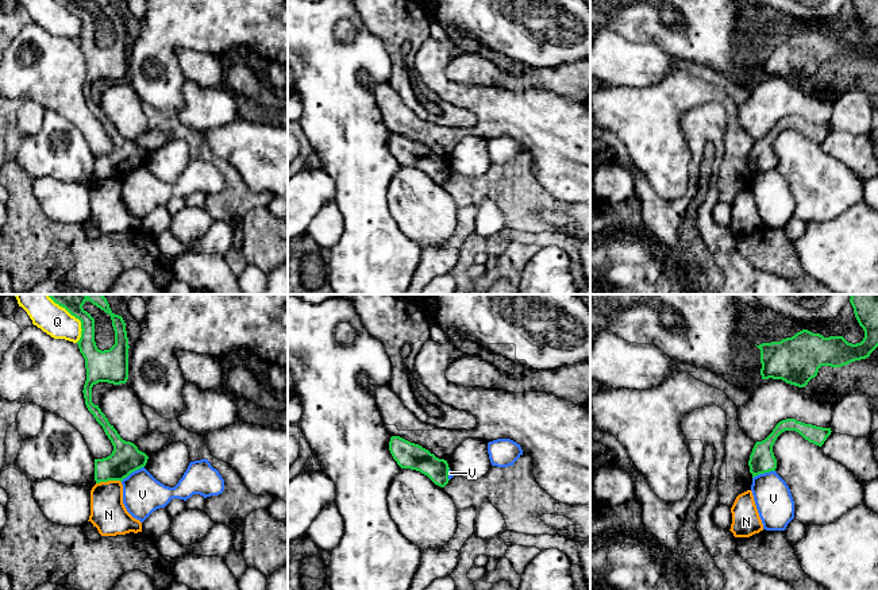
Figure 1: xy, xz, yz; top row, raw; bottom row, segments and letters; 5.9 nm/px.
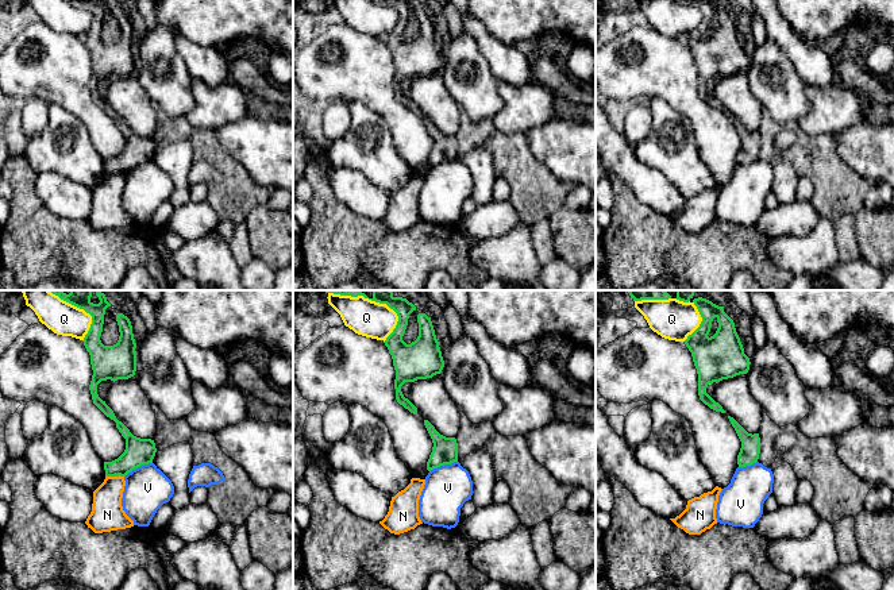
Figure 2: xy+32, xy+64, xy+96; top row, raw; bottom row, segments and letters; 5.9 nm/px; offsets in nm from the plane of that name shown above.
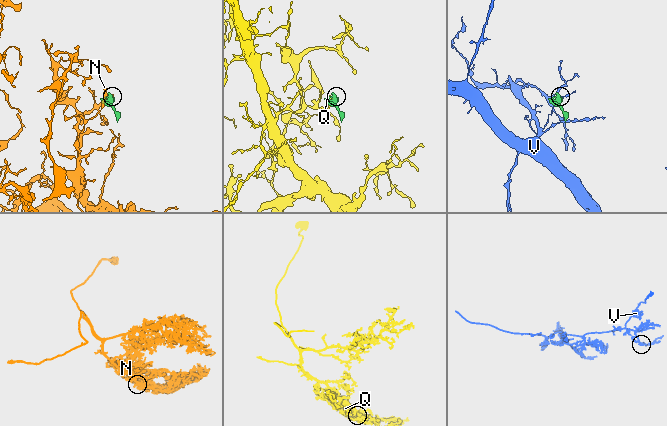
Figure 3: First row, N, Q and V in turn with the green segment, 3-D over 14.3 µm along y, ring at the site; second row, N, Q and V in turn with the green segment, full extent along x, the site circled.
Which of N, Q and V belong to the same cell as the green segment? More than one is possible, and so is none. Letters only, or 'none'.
none

